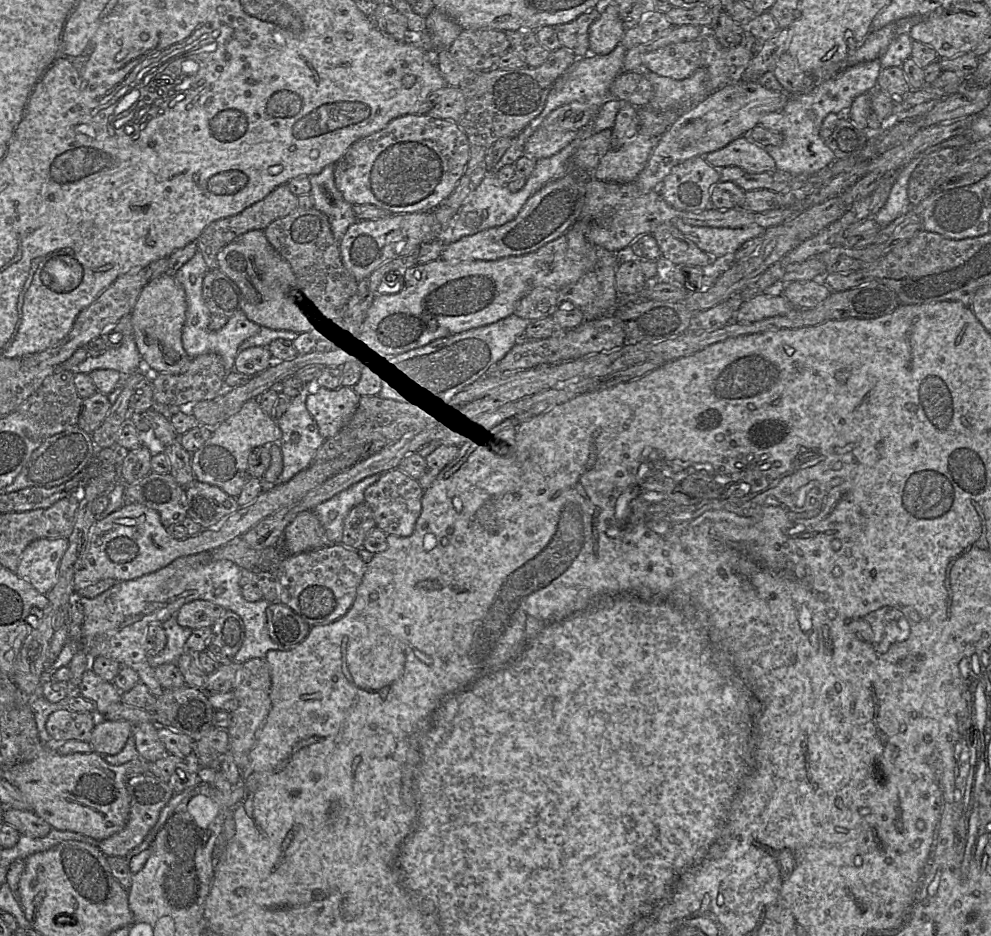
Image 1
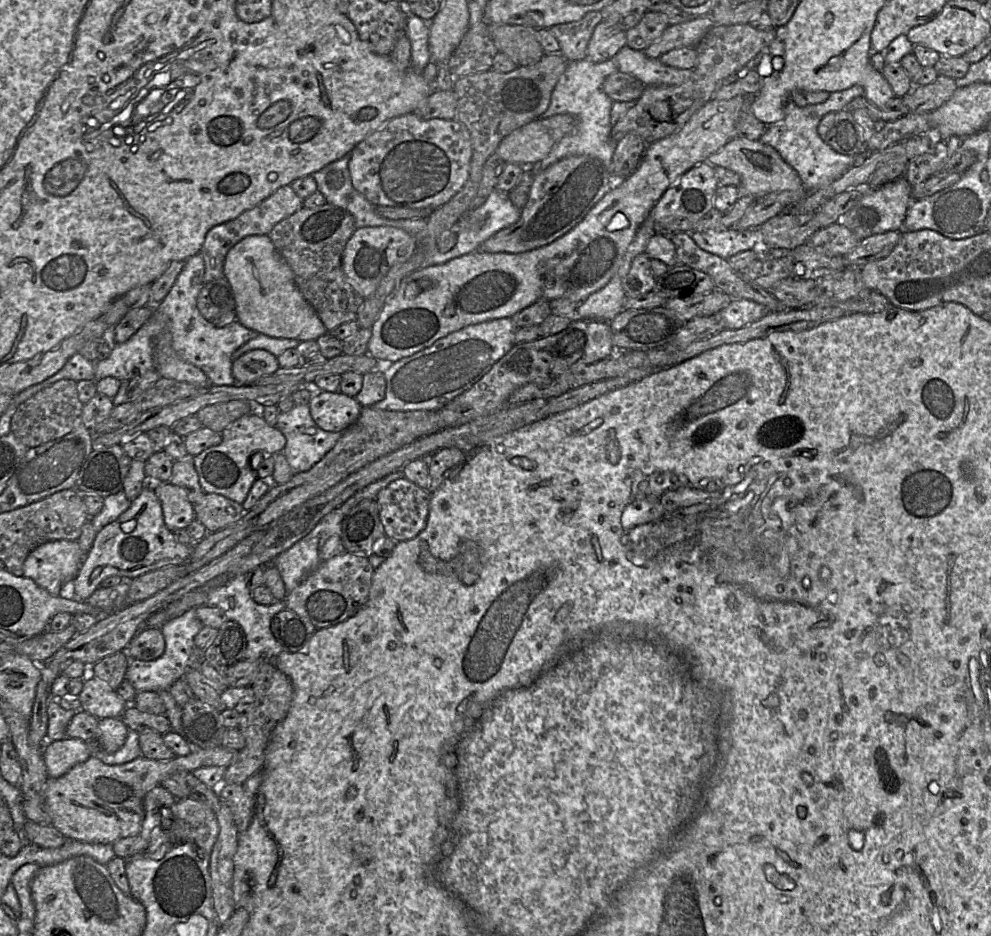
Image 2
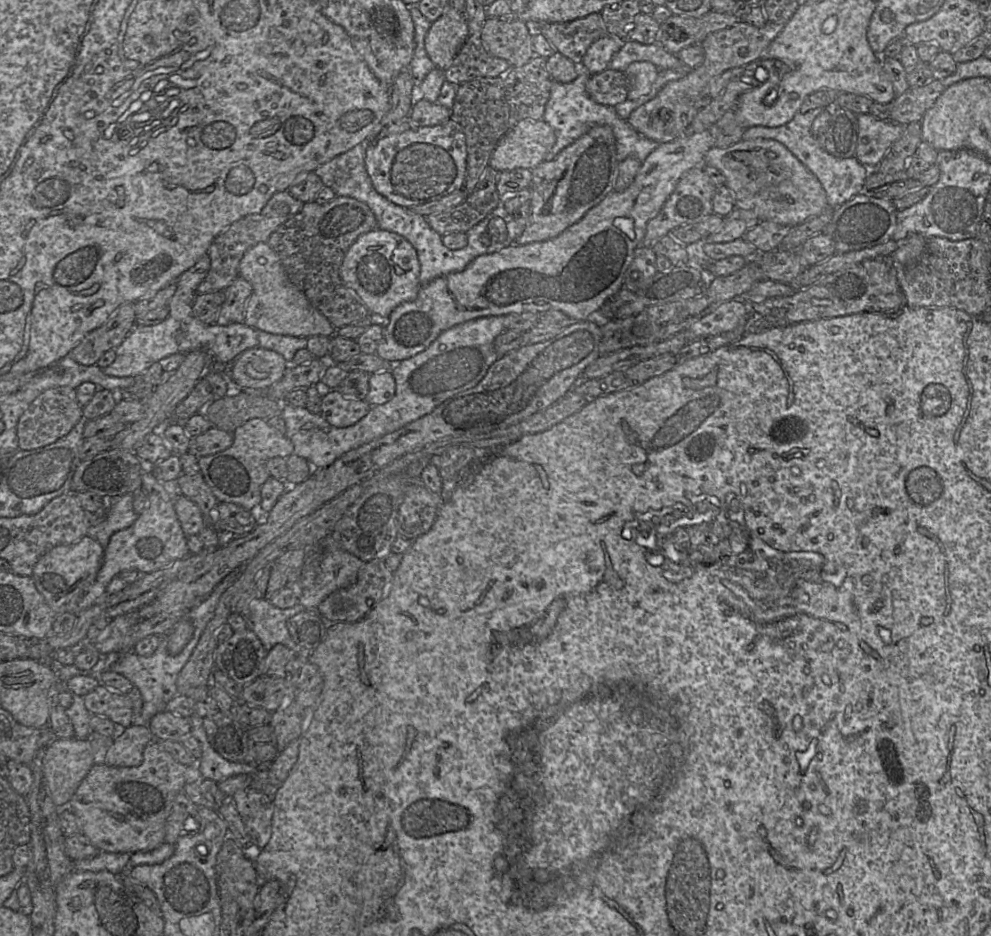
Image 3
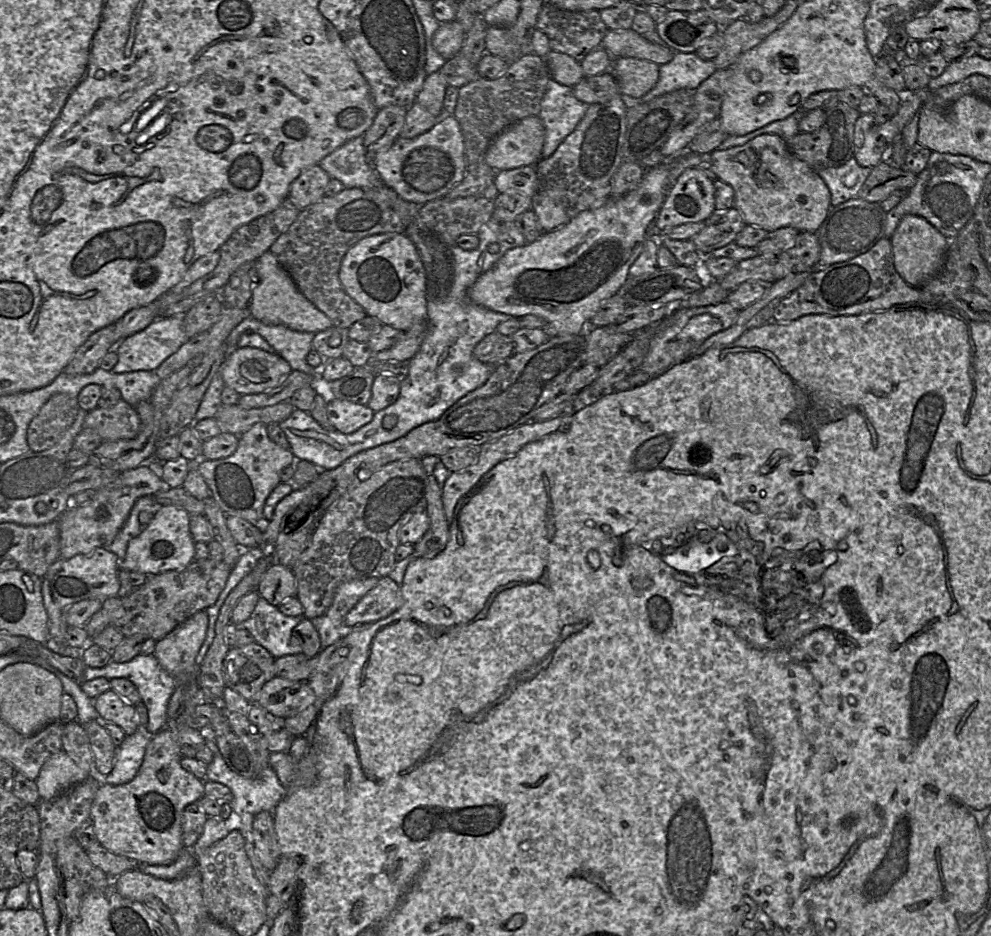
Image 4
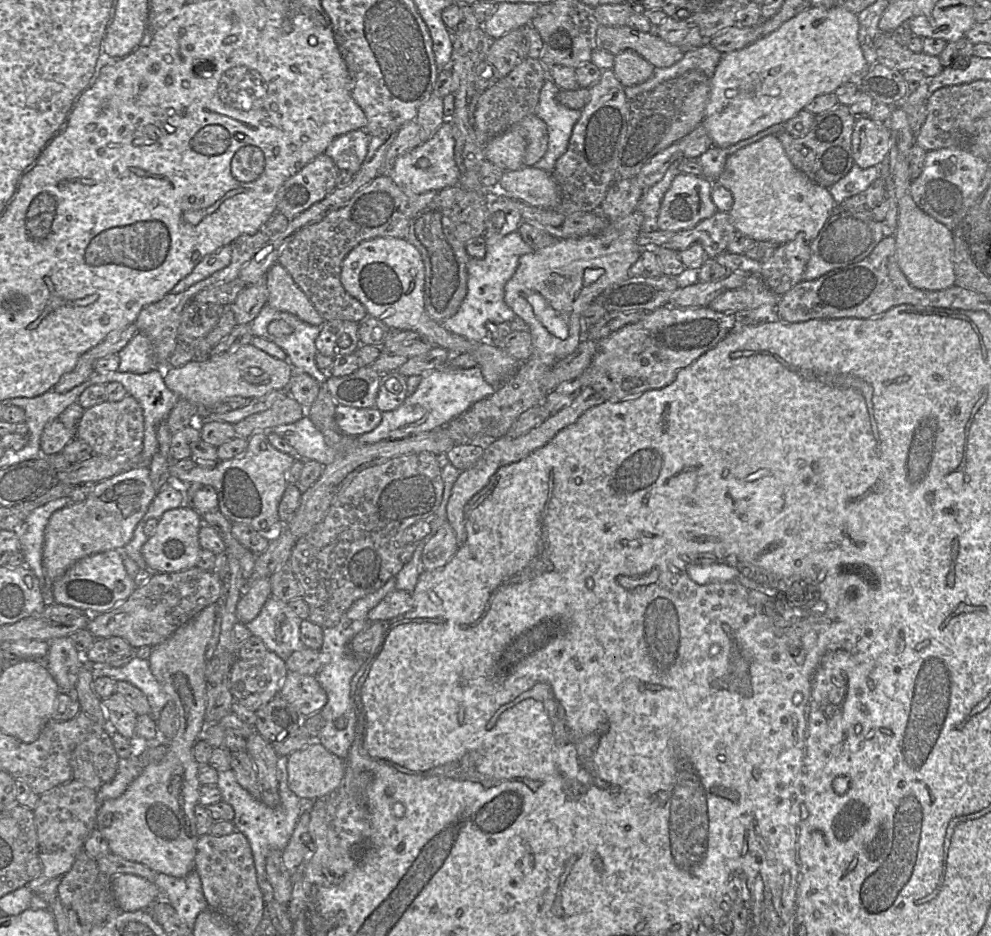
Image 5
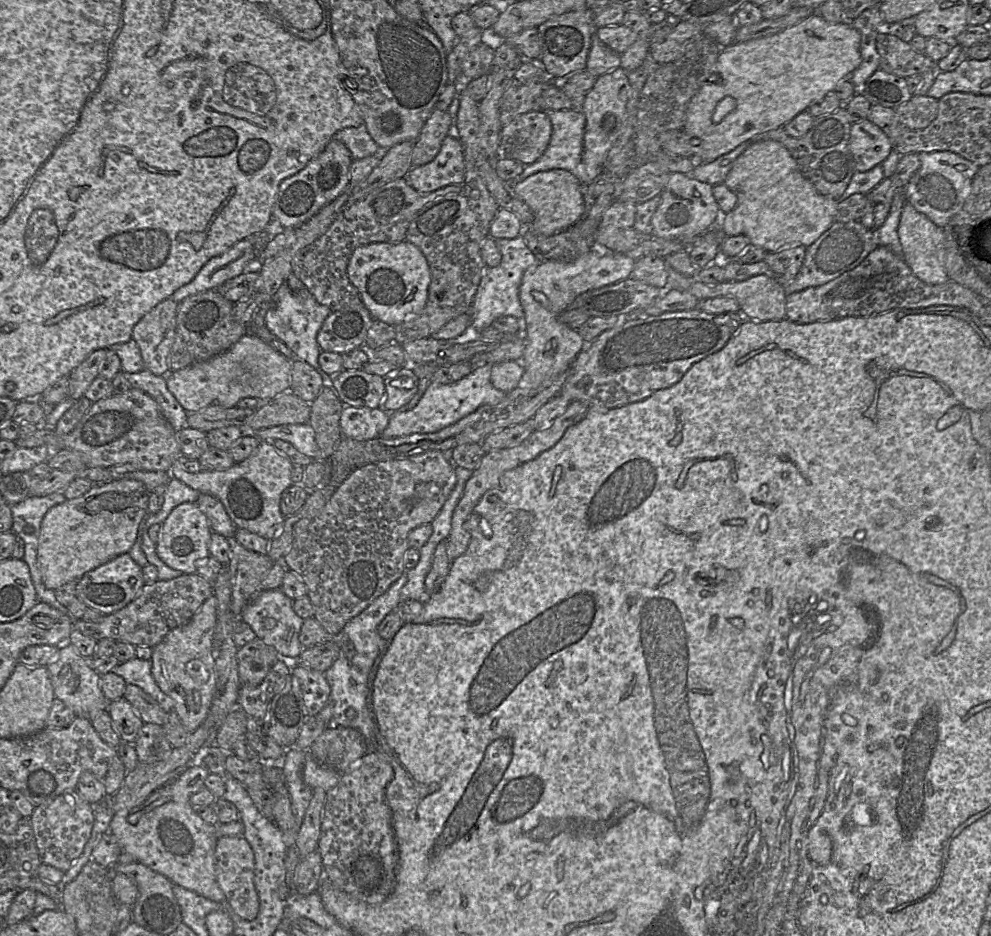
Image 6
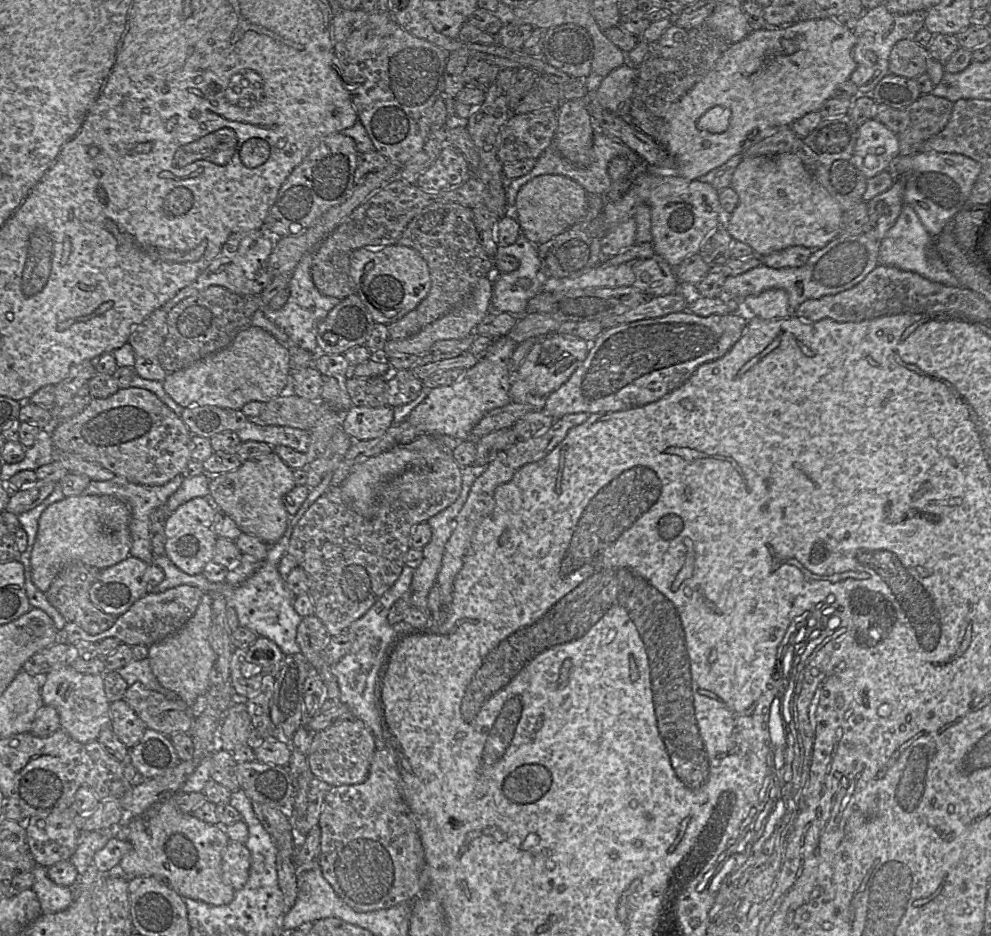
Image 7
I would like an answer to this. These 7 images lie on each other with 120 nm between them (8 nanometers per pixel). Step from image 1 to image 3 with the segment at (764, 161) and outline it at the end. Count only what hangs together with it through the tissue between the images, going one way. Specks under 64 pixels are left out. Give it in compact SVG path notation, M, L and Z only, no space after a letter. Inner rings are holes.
M755 138L724 148L713 146L703 163L717 168L725 177L724 185L733 193L735 207L754 211L760 221L793 226L819 215L827 205L817 177L776 140Z

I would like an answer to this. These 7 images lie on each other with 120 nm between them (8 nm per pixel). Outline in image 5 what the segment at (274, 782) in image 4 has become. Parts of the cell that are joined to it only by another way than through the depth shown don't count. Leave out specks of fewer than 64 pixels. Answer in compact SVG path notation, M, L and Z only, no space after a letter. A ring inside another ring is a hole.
M278 756L277 777L279 781L280 804L274 808L267 806L262 800L254 798L244 789L236 780L235 774L231 769L218 771L216 786L221 791L222 800L234 809L232 822L236 830L245 835L251 846L257 881L265 904L274 898L273 889L266 874L266 857L273 850L282 852L286 848L300 817L302 805L305 802L288 787L287 760L288 756Z

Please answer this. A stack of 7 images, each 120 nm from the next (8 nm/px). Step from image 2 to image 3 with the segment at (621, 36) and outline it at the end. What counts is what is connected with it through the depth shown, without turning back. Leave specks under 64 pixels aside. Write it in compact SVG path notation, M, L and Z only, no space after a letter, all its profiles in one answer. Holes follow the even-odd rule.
M609 34L603 35L589 46L579 65L580 69L586 70L591 75L606 70L613 55L620 48L620 41L625 40L617 39Z

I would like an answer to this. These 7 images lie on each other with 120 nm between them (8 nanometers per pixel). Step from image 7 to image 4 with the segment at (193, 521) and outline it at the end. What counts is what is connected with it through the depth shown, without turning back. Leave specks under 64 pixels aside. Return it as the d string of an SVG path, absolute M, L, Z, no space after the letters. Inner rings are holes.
M174 505L162 506L145 529L131 539L126 556L119 559L119 570L136 571L147 576L181 570L194 561L194 544L190 532L190 514Z

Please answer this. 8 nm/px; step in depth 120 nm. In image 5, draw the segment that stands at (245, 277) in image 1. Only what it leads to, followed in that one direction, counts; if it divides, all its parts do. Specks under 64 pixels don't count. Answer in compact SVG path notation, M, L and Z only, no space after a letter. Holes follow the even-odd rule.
M279 262L266 272L265 282L269 293L267 304L272 308L289 312L305 323L323 325L324 319Z

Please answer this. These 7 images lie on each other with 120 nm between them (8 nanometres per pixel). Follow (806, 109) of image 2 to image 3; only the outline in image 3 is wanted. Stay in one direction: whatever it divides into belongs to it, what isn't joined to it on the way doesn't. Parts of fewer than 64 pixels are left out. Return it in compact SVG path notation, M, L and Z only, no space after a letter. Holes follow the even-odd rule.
M818 107L806 113L797 112L793 118L778 127L752 126L744 130L741 140L755 138L773 139L783 144L811 173L813 173L826 193L827 205L836 208L863 192L863 186L870 168L861 164L856 158L837 158L825 151L811 132L813 120L825 110Z

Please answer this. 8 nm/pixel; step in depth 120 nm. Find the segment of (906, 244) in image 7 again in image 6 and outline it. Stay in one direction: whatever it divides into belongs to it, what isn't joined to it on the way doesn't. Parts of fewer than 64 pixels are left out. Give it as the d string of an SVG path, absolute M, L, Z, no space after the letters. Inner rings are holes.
M905 191L897 192L892 200L890 212L885 222L874 231L874 238L878 246L888 247L900 257L903 256L903 250L898 236L898 225L905 203Z

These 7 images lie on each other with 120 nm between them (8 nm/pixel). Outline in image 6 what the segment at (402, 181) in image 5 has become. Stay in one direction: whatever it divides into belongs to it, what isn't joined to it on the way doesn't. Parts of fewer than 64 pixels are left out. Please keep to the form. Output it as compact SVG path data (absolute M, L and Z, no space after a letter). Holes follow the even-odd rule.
M453 131L447 135L436 157L427 164L412 167L405 175L406 182L419 193L428 193L450 184L463 184L464 181L464 152L459 139Z

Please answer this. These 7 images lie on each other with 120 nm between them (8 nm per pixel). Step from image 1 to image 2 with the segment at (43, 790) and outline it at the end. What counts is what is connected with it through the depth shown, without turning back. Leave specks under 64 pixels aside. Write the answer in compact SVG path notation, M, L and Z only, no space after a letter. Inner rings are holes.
M223 747L193 750L186 756L167 760L153 760L144 756L119 765L105 764L91 755L85 762L71 768L59 778L48 778L45 783L44 804L52 826L67 839L87 843L113 844L115 841L139 834L145 817L145 795L169 775L177 771L192 773L206 766L228 767L238 751Z

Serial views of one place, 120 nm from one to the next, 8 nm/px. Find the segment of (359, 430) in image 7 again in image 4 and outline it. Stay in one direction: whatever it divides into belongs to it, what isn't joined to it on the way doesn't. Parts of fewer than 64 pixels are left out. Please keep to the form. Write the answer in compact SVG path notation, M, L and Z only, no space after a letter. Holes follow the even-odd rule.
M337 398L330 399L326 409L332 427L343 434L353 433L369 423L374 416L373 410L367 405Z

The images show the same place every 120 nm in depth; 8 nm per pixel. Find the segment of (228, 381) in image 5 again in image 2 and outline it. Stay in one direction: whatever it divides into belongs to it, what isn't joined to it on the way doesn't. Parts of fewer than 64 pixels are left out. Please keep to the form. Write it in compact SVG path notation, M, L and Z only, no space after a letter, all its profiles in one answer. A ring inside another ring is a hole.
M263 349L245 352L232 363L232 375L242 385L251 385L255 380L271 375L280 368L277 357Z

